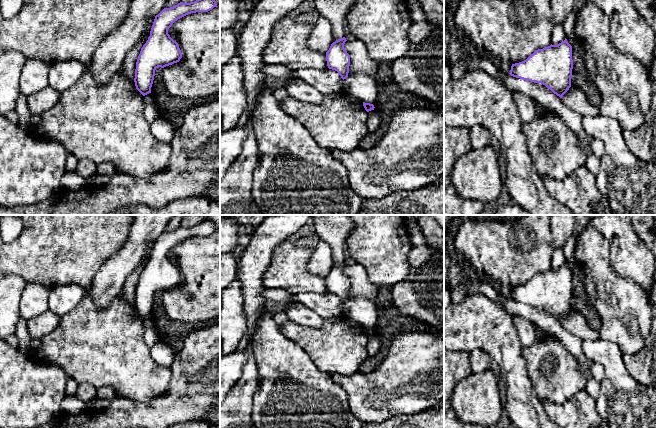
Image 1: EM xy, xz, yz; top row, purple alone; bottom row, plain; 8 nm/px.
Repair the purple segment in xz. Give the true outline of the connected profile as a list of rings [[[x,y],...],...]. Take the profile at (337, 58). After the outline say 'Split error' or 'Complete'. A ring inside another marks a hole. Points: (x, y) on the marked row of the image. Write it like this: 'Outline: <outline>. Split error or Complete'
Outline: [[[343,37],[333,42],[326,52],[328,68],[337,71],[343,80],[348,77],[350,66],[350,55],[344,49],[346,41],[346,38]]]. Complete

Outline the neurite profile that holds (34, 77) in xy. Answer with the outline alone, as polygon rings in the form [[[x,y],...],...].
[[[26,59],[19,79],[22,94],[27,97],[49,86],[50,64],[38,59]]]

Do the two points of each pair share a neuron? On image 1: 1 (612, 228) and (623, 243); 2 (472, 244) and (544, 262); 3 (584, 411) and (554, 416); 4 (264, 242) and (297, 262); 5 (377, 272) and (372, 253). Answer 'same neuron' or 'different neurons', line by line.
1: same neuron
2: same neuron
3: same neuron
4: different neurons
5: same neuron

